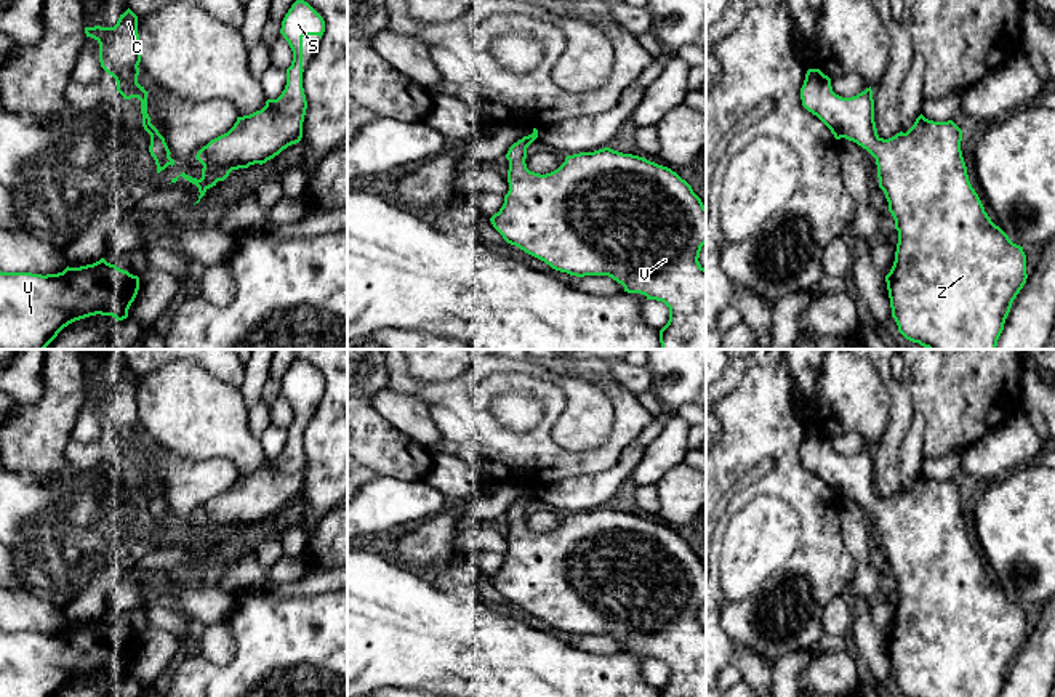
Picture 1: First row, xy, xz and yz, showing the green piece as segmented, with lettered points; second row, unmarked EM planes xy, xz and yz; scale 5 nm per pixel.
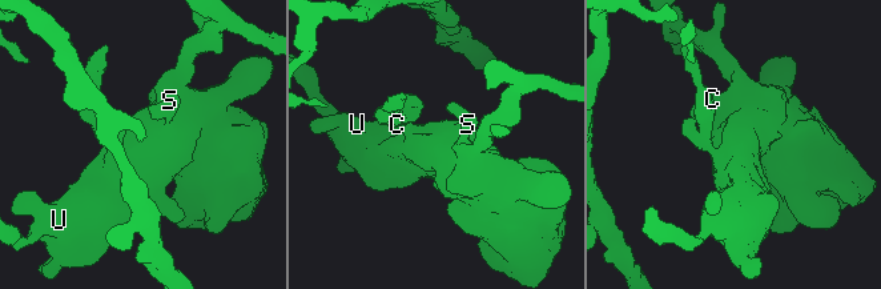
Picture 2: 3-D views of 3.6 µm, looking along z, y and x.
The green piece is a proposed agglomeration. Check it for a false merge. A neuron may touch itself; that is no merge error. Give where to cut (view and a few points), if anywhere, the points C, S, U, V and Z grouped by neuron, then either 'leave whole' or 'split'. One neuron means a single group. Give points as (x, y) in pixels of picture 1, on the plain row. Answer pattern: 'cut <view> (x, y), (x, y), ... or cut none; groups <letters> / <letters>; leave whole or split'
cut none; groups C S U V Z; leave whole

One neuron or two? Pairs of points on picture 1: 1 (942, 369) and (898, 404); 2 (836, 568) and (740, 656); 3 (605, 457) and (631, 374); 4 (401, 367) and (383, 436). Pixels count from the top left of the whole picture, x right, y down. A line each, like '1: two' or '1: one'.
1: two
2: two
3: two
4: two

